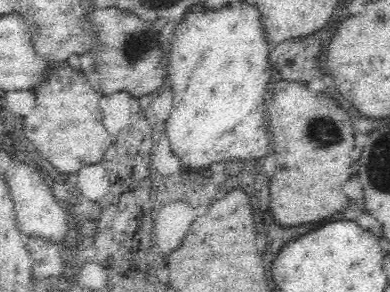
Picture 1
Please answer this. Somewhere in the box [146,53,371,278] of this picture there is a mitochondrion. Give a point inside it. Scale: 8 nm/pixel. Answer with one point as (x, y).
(327, 138)

